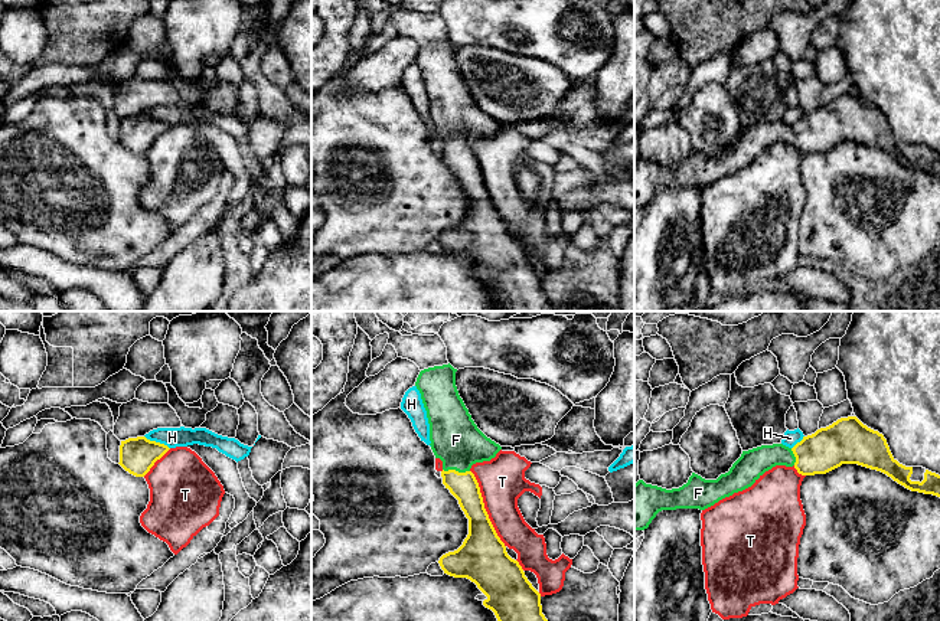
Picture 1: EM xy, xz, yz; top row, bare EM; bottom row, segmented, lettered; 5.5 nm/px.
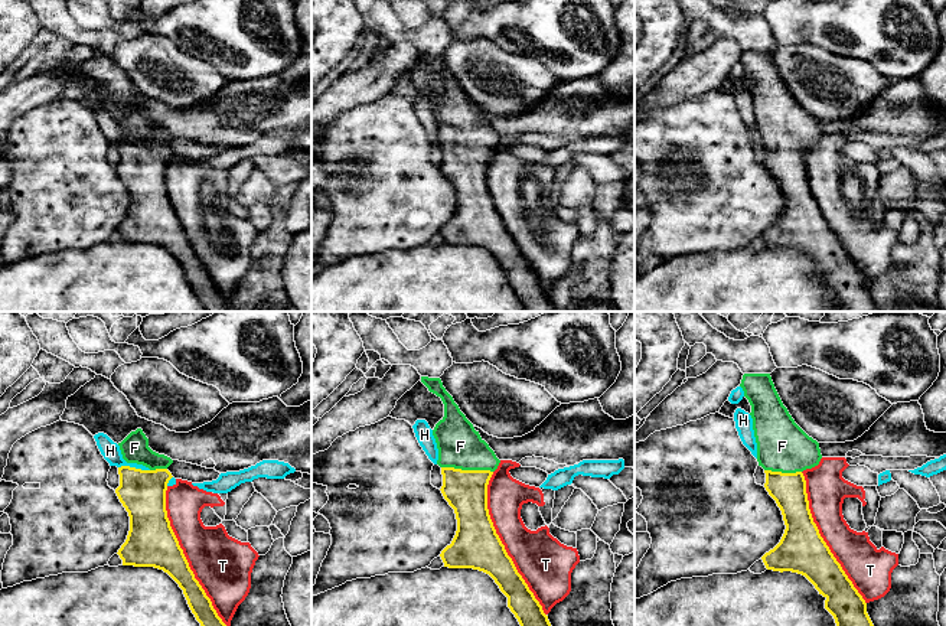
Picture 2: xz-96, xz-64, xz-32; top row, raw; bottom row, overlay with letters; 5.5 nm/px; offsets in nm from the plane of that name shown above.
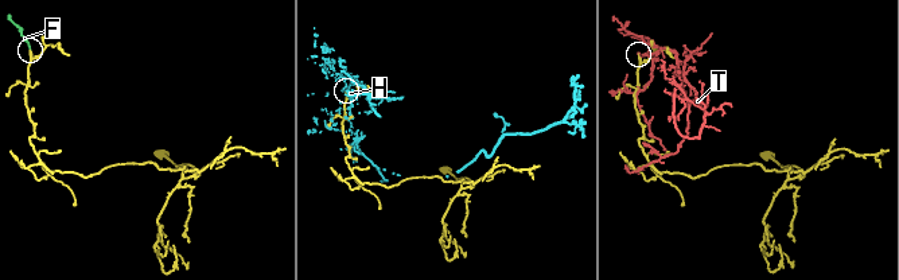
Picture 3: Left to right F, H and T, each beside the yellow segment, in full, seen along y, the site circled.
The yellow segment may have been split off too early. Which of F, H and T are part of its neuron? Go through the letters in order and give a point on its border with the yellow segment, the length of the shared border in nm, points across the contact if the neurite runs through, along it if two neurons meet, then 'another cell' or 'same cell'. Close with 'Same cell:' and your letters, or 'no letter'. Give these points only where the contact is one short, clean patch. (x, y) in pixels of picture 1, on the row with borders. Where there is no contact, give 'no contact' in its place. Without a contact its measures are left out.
F: meets yellow in xz at (454, 470); contact 150 nm long; runs through xz (463, 486), (454, 470), (456, 440); same cell
H: meets yellow in xy at (157, 443); contact 160 nm long; border along xy (144, 435), (153, 441), (163, 443), (169, 448); another cell
T: meets yellow in xz at (485, 509); contact 480 nm long; another cell
Same cell: F

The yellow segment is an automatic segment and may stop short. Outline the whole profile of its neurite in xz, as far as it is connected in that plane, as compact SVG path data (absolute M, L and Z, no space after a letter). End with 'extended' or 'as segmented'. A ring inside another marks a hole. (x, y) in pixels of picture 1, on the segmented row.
M450 363L428 367L420 372L415 382L427 411L431 450L443 461L443 484L458 500L469 519L469 535L463 545L443 555L438 563L444 573L474 582L487 597L483 605L495 612L497 621L548 621L542 614L541 594L528 581L519 562L507 555L484 509L479 483L470 471L473 464L495 458L502 447L487 438L471 419L458 395L456 372Z | extended

